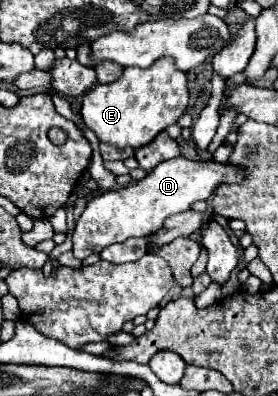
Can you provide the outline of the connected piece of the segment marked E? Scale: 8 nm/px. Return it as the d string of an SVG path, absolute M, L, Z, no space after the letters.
M161 58L155 64L151 64L149 68L125 68L121 78L117 82L111 84L97 84L93 86L81 102L81 118L85 122L85 126L89 130L93 130L99 138L99 142L109 144L117 150L125 150L125 148L143 148L145 144L149 144L159 132L163 132L167 126L175 124L181 114L185 112L189 102L189 90L187 90L187 76L185 72L177 70L173 66L171 58Z

